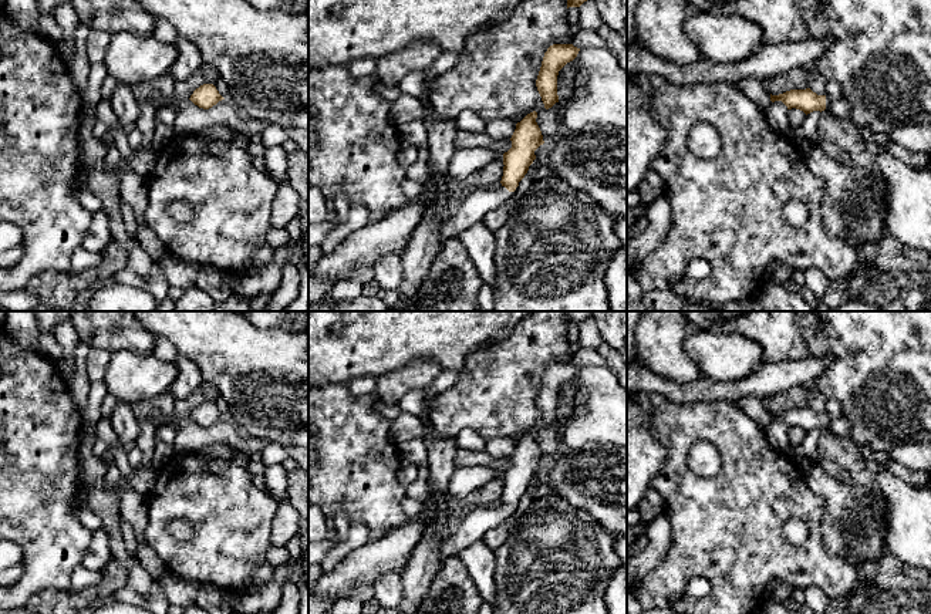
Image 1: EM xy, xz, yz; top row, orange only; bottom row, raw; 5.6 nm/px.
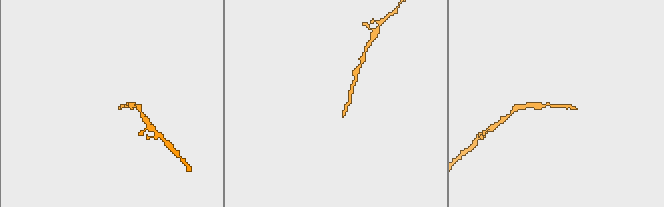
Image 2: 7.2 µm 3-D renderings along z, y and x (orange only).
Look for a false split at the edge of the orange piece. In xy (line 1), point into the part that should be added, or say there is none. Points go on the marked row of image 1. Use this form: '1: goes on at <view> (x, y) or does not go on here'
1: does not go on here

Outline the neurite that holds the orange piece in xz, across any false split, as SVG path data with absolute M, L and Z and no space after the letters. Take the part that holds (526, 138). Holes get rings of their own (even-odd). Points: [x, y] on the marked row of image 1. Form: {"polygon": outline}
{"polygon": "M533 111L516 124L510 138L512 148L503 154L502 186L492 190L468 190L466 198L461 200L458 212L442 220L439 227L439 252L449 239L459 237L463 230L480 223L486 215L512 198L519 182L536 159L534 151L544 144L536 118L537 112Z"}

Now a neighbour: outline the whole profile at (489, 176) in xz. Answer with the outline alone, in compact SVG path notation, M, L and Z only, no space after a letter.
M499 152L499 156L496 159L469 175L462 183L466 186L468 190L492 190L502 181L503 166L503 154Z

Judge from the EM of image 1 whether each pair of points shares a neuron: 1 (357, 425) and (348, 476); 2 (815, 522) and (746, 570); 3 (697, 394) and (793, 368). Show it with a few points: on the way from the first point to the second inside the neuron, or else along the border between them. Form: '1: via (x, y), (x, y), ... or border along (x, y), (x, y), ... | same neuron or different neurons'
1: via (348, 438), (348, 464) | same neuron
2: via (812, 543), (796, 559), (768, 559) | same neuron
3: via (721, 391), (734, 391), (769, 380) | same neuron

